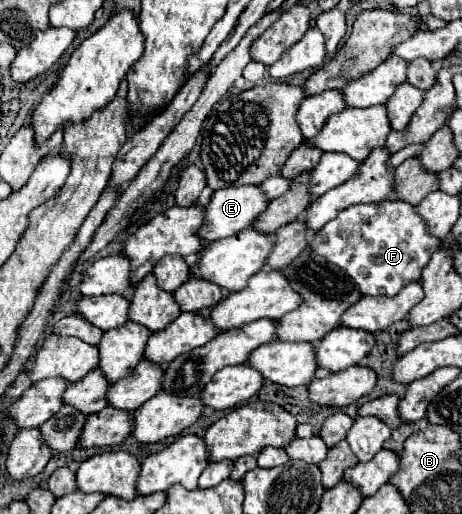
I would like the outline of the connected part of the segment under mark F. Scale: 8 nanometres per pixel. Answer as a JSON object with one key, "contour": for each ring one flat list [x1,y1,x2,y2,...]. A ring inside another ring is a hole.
{"contour":[[402,200,350,206,320,228,310,242,310,250,342,268,364,296,396,296,406,284,420,280,422,268,438,248,440,240,426,232,414,206]]}

